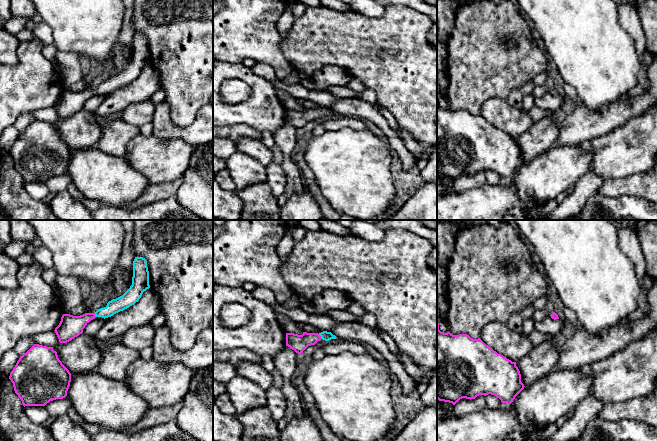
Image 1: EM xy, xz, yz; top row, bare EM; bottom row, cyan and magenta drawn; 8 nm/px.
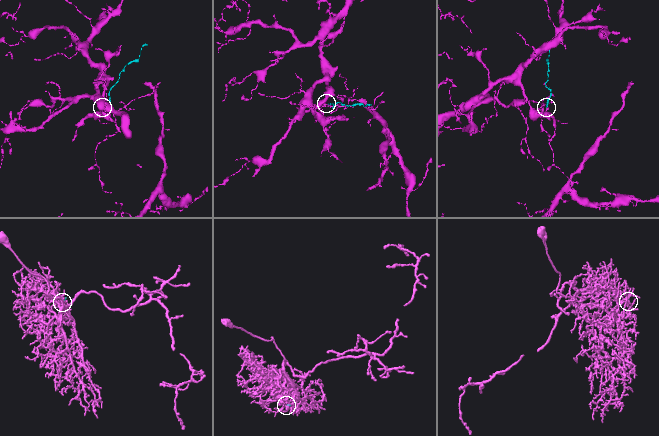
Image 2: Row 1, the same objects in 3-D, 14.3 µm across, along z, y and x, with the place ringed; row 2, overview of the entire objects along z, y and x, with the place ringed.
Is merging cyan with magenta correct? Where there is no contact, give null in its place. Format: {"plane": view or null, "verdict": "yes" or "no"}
{"plane": "xz", "verdict": "yes"}

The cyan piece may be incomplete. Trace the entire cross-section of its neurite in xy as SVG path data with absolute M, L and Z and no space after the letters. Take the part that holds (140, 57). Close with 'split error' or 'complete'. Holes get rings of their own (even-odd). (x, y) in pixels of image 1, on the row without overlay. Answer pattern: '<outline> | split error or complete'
M135 33L133 37L132 61L120 73L107 79L104 84L95 89L85 89L80 92L63 90L55 109L60 119L67 119L83 109L85 102L96 93L108 94L123 87L139 77L144 67L150 64L147 37L143 33Z | split error

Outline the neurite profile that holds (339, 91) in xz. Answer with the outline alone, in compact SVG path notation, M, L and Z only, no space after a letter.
M332 85L325 89L325 91L339 98L359 98L361 99L361 92L353 91L347 86Z

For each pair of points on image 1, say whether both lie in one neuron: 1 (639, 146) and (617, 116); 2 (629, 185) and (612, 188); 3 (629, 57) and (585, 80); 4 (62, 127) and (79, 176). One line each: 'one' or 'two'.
1: two
2: one
3: one
4: one

